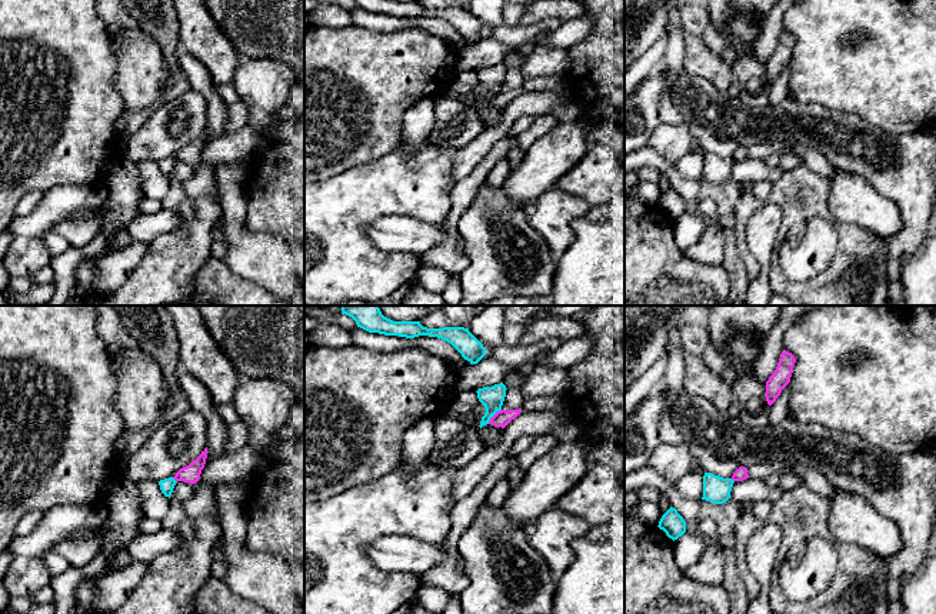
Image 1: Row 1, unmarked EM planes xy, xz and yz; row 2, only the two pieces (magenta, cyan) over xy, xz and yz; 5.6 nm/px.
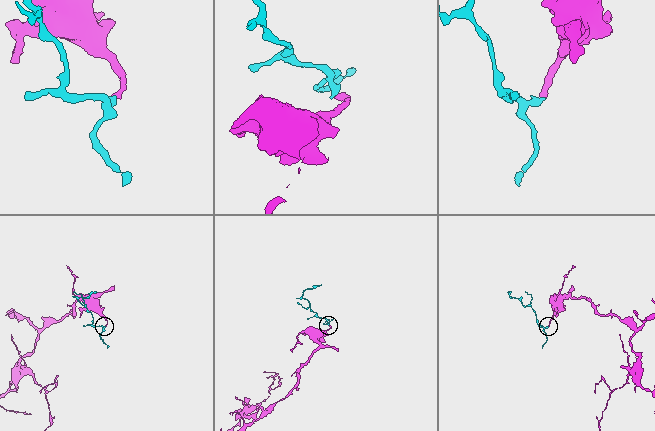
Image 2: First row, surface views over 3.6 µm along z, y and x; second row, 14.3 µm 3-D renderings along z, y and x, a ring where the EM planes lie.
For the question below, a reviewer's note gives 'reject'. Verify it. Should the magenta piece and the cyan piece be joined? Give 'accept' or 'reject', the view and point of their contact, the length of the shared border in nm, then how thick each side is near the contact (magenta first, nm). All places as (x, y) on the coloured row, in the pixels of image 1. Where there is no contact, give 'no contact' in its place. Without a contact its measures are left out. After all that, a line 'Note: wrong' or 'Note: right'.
reject; contact xz (493, 416); length 120 nm; calibres 90 and 130 nm
Note: right

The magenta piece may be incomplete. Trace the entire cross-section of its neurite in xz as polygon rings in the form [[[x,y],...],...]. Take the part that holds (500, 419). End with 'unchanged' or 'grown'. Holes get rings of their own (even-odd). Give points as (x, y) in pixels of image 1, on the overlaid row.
[[[500,410],[497,411],[489,421],[489,424],[494,426],[494,427],[502,427],[504,428],[512,420],[514,420],[519,414],[522,413],[522,410]]]; unchanged

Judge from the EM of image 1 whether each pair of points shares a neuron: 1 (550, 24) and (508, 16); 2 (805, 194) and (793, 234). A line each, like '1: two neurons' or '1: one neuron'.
1: two neurons
2: one neuron

